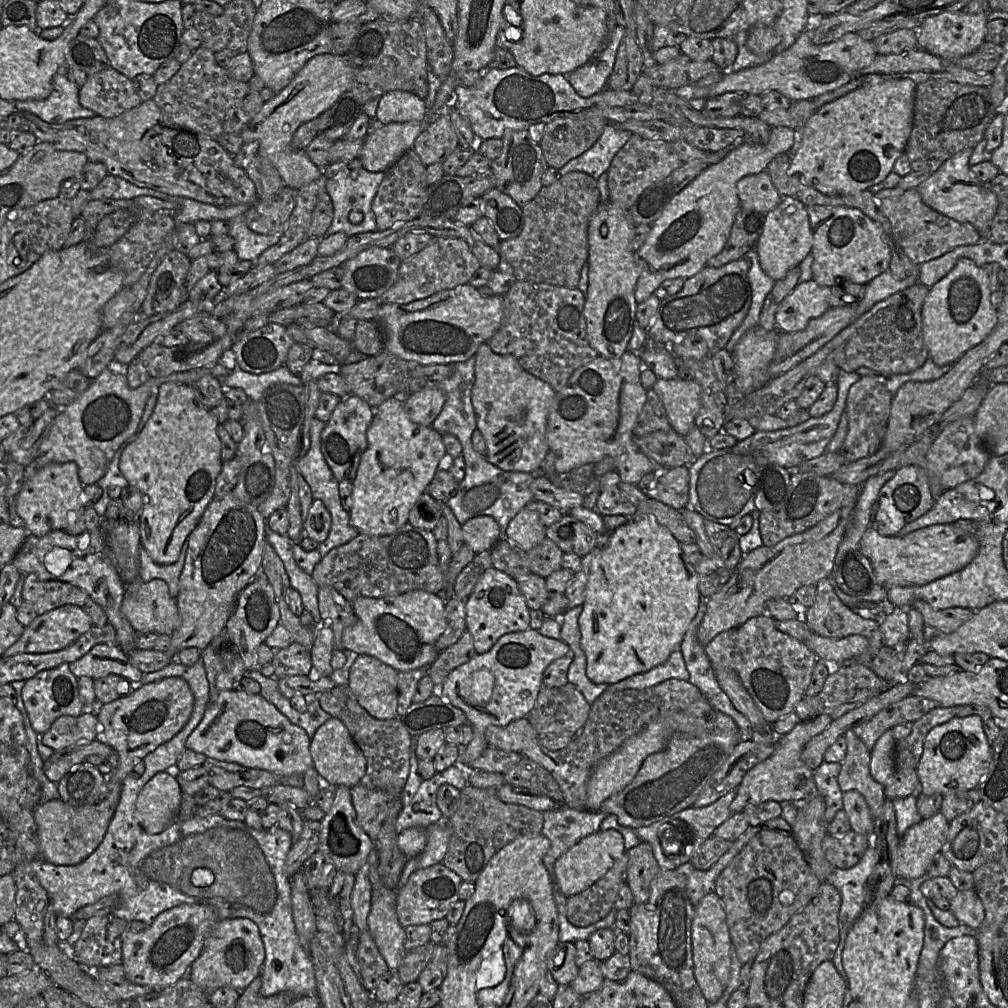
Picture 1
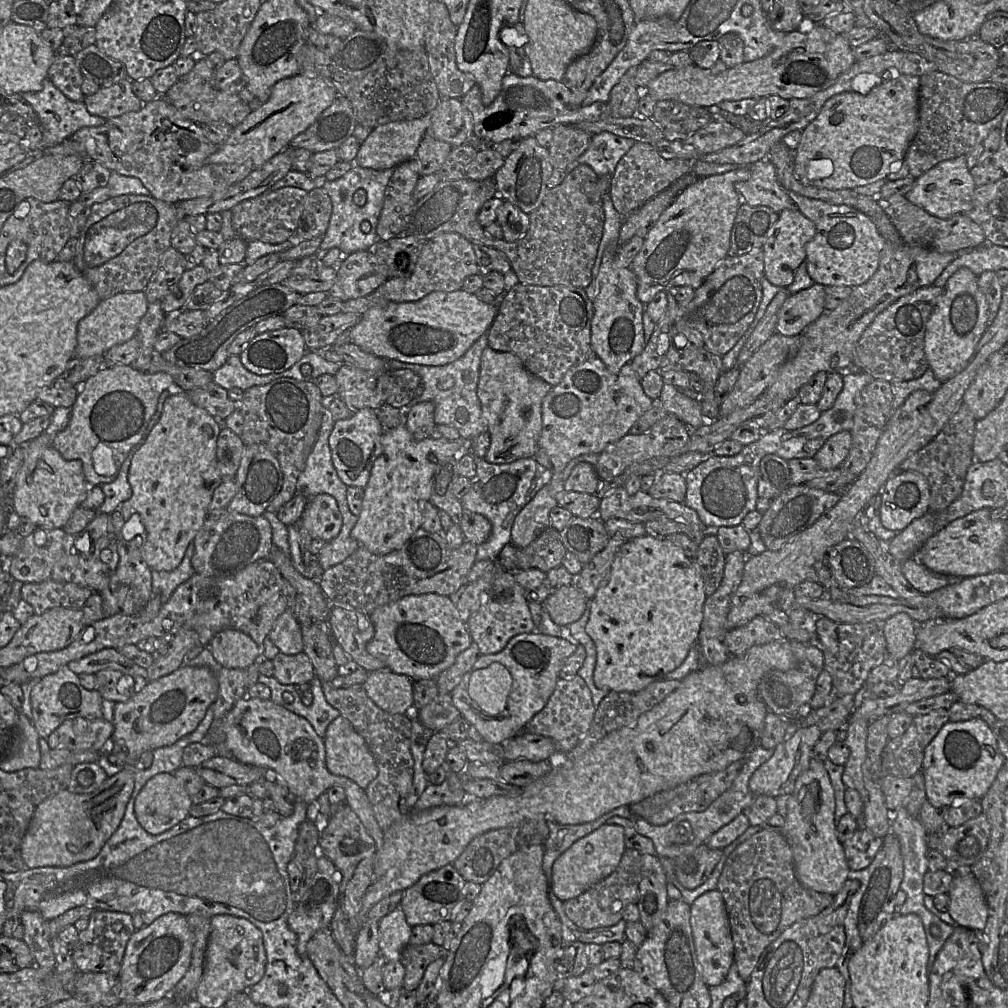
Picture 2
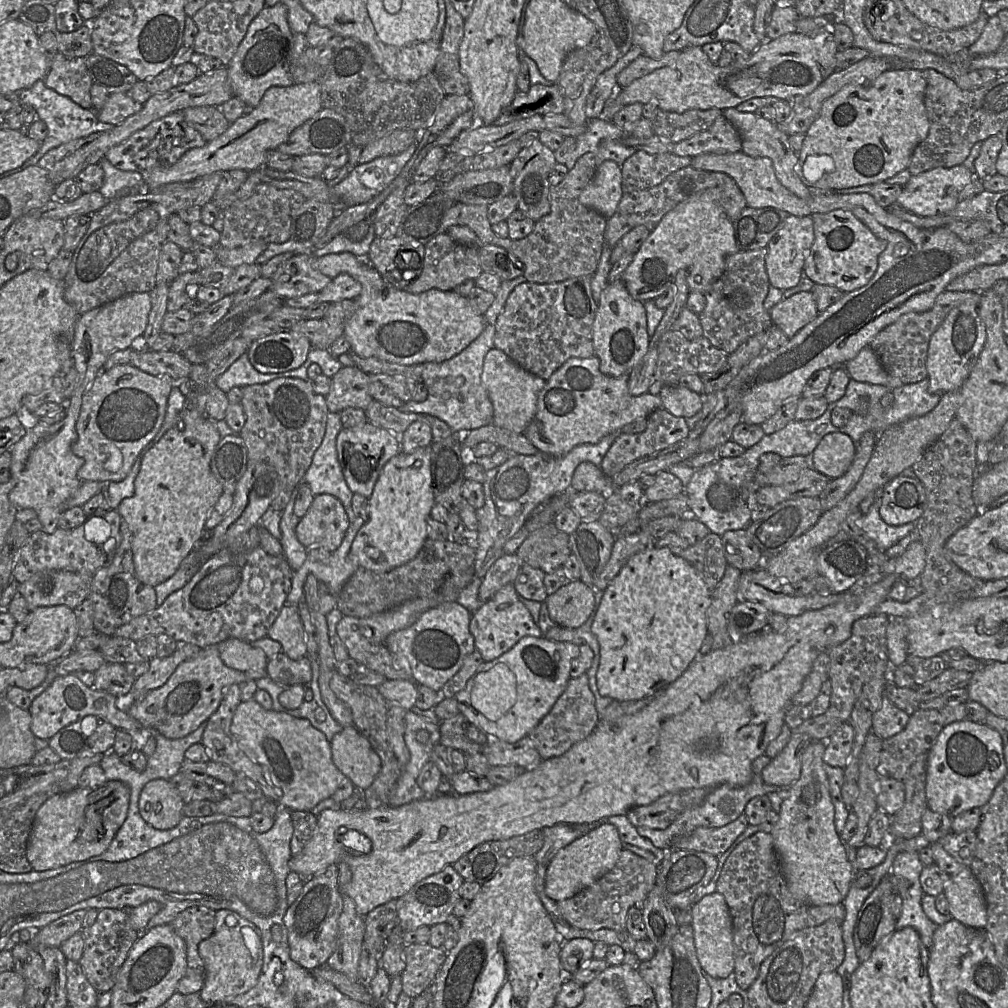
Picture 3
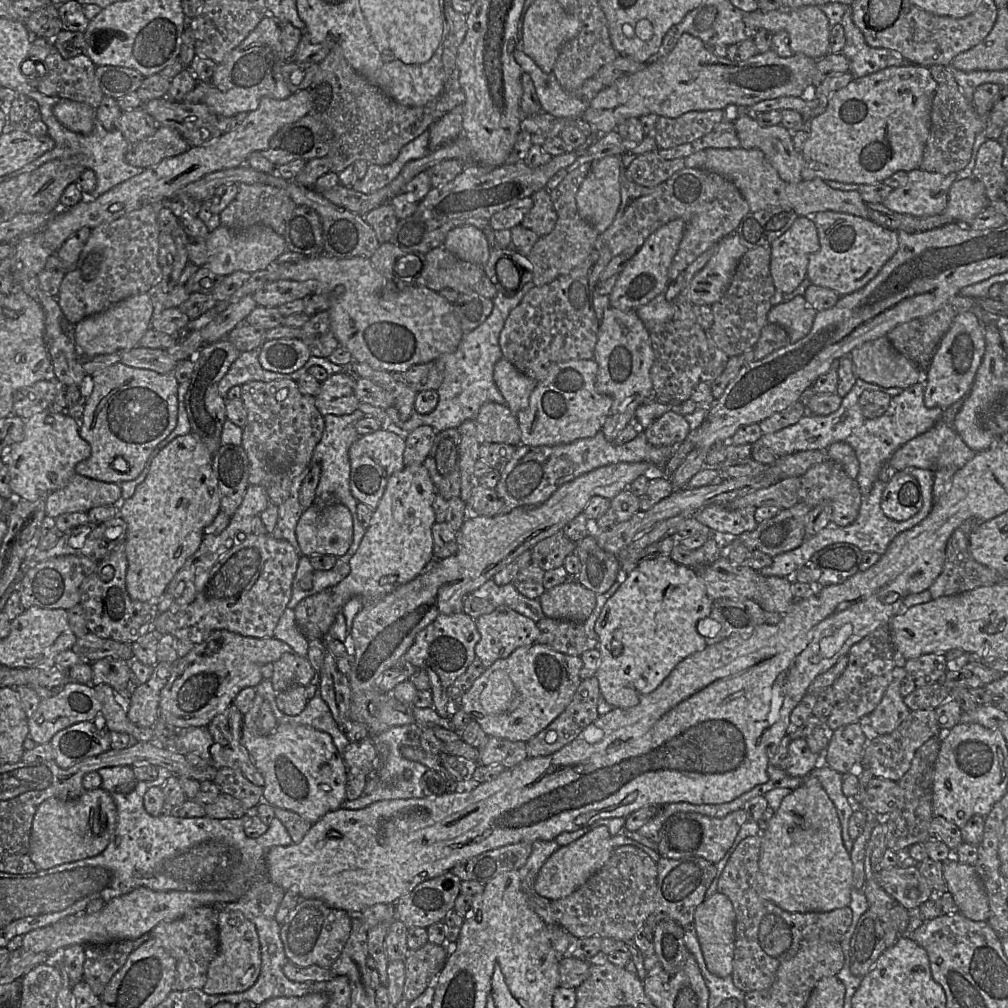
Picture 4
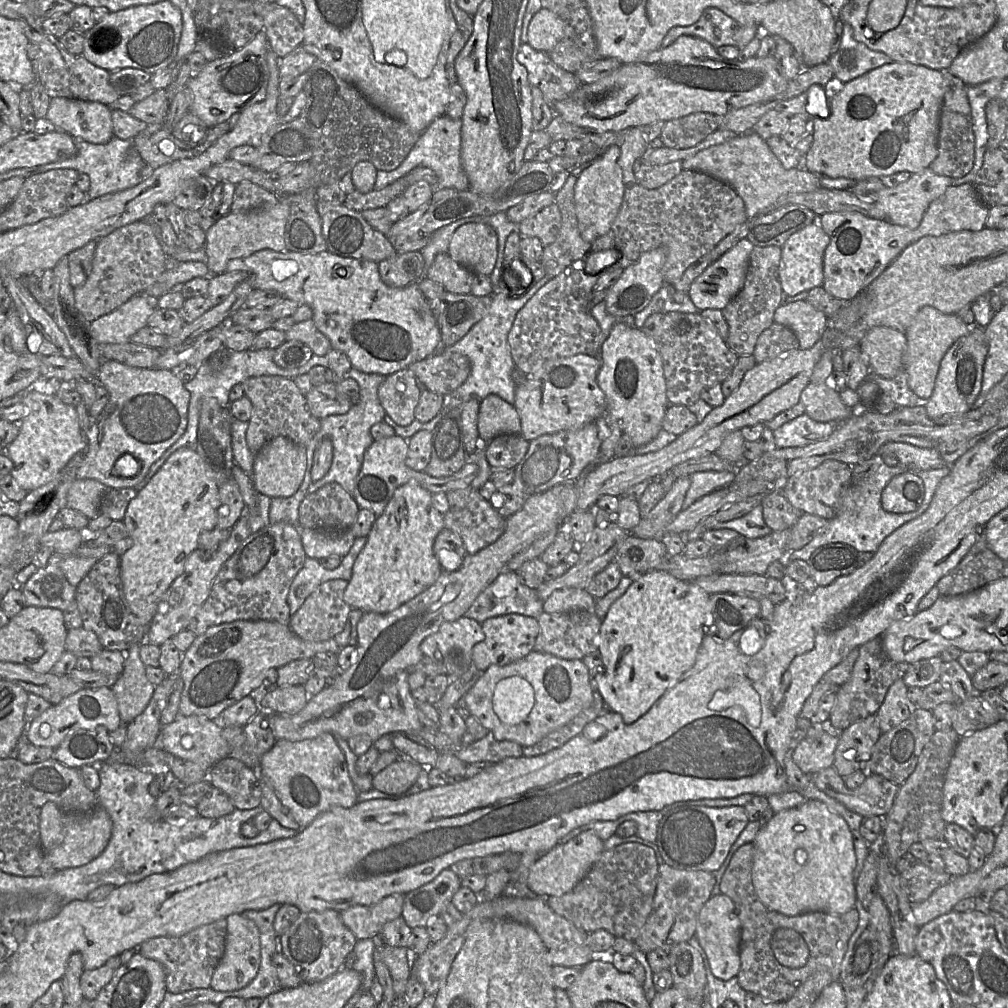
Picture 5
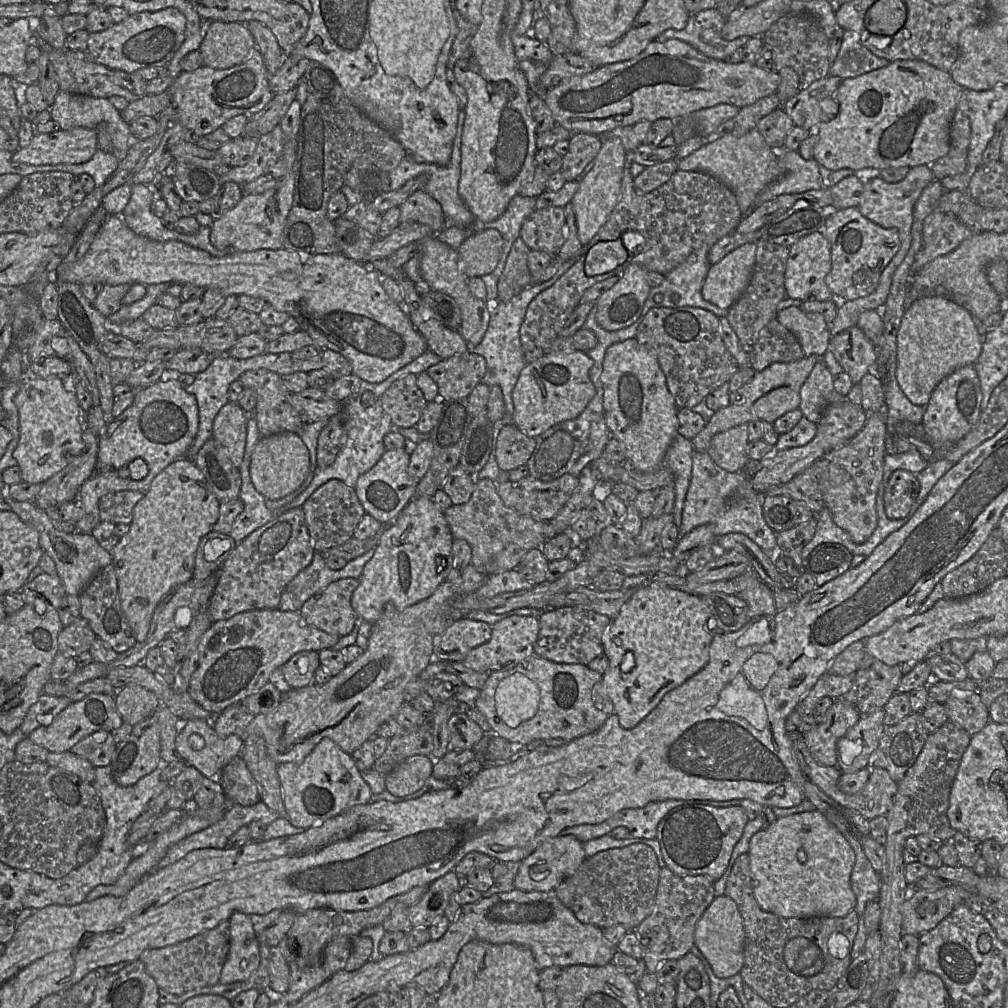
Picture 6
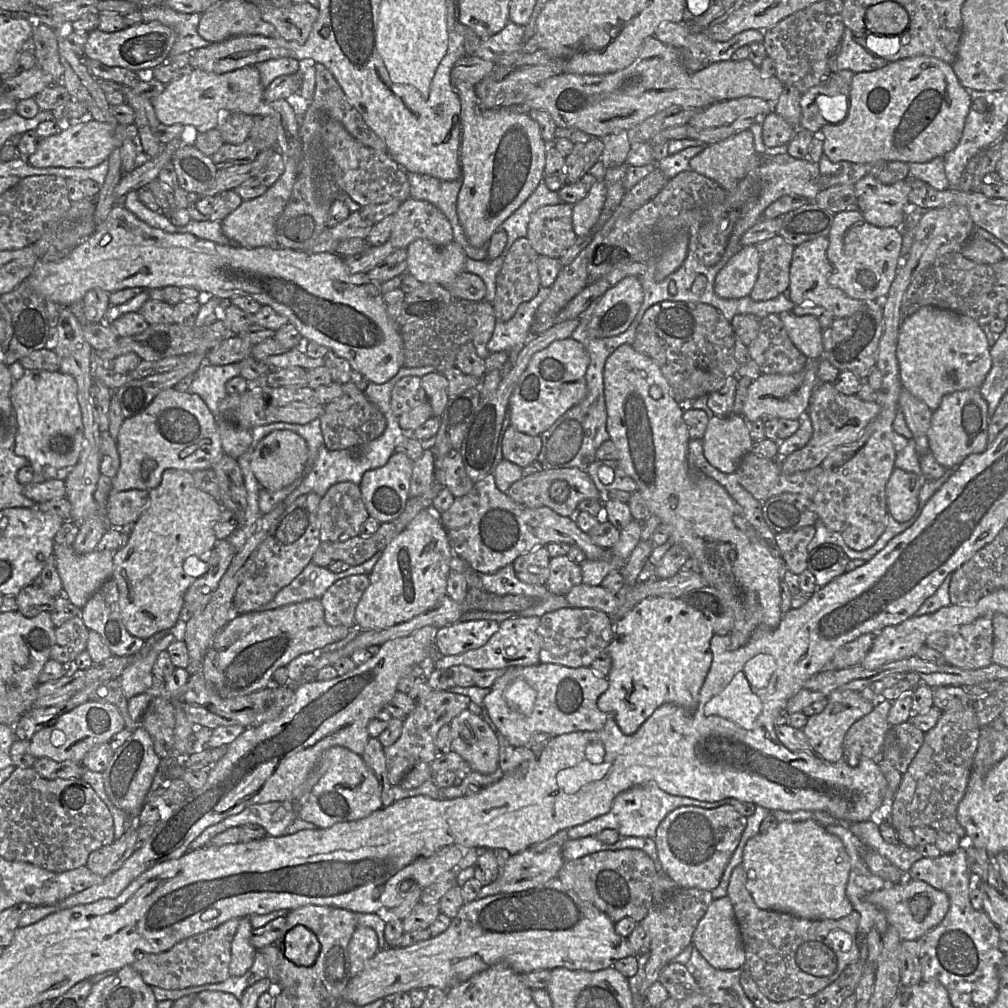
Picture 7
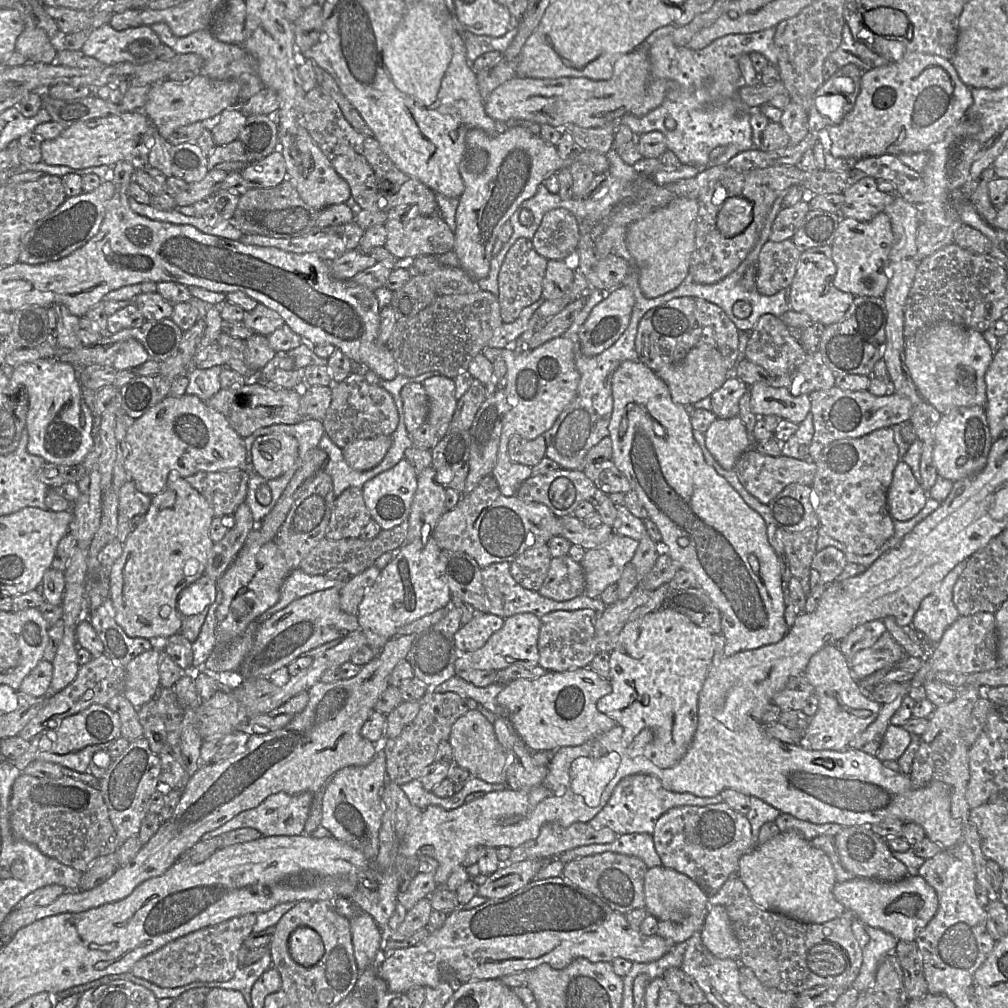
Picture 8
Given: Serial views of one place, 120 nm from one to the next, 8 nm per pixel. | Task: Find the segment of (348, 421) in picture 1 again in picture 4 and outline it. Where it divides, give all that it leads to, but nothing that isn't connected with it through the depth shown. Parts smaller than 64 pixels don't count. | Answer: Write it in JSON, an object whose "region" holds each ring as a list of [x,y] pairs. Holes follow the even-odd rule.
{"region":[[[383,429],[362,435],[352,444],[349,449],[350,490],[358,502],[366,504],[373,511],[377,508],[389,478],[405,467],[404,450],[405,435]]]}

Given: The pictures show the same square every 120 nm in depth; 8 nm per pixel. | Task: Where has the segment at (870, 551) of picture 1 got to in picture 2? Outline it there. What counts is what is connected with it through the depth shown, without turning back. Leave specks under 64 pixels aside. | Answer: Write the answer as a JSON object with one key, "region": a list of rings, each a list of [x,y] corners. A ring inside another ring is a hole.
{"region":[[[983,508],[950,522],[928,538],[914,558],[934,573],[952,578],[966,578],[1004,571],[1006,554],[1005,521],[992,519],[991,510]]]}

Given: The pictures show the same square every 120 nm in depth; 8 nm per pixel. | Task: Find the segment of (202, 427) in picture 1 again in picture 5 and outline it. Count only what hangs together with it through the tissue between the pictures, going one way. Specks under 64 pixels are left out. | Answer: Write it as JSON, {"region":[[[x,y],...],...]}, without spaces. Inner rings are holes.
{"region":[[[181,447],[177,449],[174,453],[172,453],[165,461],[165,463],[160,467],[160,469],[155,473],[152,479],[147,483],[147,485],[143,487],[140,491],[138,491],[136,497],[129,502],[124,519],[122,521],[125,525],[124,537],[113,546],[113,551],[116,552],[120,559],[120,576],[123,584],[123,591],[126,602],[130,611],[141,622],[141,625],[150,625],[156,612],[157,606],[162,599],[162,596],[169,589],[172,582],[181,574],[183,574],[188,557],[195,549],[198,548],[198,540],[201,533],[211,531],[216,528],[218,507],[219,486],[208,475],[205,465],[200,456],[197,454],[196,450],[188,447]]]}

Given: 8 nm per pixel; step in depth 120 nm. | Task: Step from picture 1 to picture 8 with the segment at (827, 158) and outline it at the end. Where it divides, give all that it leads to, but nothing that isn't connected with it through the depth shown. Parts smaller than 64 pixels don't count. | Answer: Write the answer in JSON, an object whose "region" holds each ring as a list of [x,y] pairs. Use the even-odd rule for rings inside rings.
{"region":[[[907,53],[897,62],[863,72],[854,105],[849,101],[841,121],[826,128],[831,140],[830,152],[836,158],[853,157],[859,160],[929,151],[964,119],[973,103],[971,88],[962,82],[951,60],[935,54]]]}

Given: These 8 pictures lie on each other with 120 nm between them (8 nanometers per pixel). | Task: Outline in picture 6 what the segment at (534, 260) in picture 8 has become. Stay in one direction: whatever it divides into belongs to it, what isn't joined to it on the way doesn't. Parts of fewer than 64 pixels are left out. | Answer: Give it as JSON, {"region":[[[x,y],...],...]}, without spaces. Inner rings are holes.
{"region":[[[521,237],[513,243],[498,280],[498,301],[509,301],[522,290],[531,286],[532,275],[528,267],[529,251],[530,248]]]}

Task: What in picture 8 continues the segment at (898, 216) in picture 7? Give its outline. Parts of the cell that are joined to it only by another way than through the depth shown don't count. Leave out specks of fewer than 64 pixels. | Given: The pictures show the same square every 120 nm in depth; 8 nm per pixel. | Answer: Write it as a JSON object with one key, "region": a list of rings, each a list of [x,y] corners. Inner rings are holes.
{"region":[[[872,177],[859,180],[843,194],[845,202],[839,215],[860,222],[869,222],[878,213],[883,212],[893,201],[894,195],[880,191],[877,180]]]}

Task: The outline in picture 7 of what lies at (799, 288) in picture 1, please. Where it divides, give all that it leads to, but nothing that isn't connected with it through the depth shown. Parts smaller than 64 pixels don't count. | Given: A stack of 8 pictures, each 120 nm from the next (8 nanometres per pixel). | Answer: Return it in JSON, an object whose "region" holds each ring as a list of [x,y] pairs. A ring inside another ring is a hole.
{"region":[[[792,311],[782,312],[779,317],[793,344],[810,361],[823,358],[823,329],[817,317],[797,316]]]}

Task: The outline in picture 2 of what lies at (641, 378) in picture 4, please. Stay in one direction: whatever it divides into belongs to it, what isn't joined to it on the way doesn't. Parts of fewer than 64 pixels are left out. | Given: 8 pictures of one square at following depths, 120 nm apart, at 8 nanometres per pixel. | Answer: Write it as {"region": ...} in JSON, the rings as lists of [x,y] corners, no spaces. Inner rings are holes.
{"region":[[[606,250],[602,256],[597,275],[599,292],[592,300],[594,312],[591,321],[592,349],[613,374],[618,374],[645,347],[642,319],[645,304],[637,297],[637,279],[634,272],[630,267],[617,267],[616,254],[617,252],[612,254],[612,250]]]}

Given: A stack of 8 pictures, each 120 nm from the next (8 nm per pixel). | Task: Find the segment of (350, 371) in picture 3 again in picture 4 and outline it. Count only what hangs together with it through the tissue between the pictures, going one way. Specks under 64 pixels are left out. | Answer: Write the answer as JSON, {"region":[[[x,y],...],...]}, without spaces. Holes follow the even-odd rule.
{"region":[[[342,371],[329,375],[322,382],[319,394],[315,397],[316,407],[323,415],[349,415],[359,408],[360,402],[355,395],[357,378]]]}

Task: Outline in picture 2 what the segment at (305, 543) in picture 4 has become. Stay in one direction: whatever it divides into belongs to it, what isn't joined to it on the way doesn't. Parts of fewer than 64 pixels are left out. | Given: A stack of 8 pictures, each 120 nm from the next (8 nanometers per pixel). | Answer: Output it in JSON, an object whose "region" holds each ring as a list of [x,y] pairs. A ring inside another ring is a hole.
{"region":[[[318,494],[309,499],[298,522],[312,539],[329,542],[339,534],[343,520],[336,499],[329,494]]]}

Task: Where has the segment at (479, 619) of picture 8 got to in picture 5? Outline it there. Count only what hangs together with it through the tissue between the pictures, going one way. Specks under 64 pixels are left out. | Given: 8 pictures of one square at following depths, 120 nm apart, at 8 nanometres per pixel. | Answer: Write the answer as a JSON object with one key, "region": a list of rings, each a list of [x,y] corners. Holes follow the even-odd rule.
{"region":[[[462,616],[453,622],[441,624],[439,630],[420,644],[424,656],[441,661],[446,667],[450,683],[472,665],[473,647],[485,639],[482,625]]]}

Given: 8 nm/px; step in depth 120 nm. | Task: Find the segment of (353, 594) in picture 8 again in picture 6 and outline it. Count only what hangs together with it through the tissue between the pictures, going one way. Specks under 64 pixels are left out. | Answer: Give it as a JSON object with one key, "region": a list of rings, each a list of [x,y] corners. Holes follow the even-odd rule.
{"region":[[[342,578],[310,597],[301,607],[303,621],[329,634],[343,636],[351,632],[358,618],[351,597],[359,579]]]}

